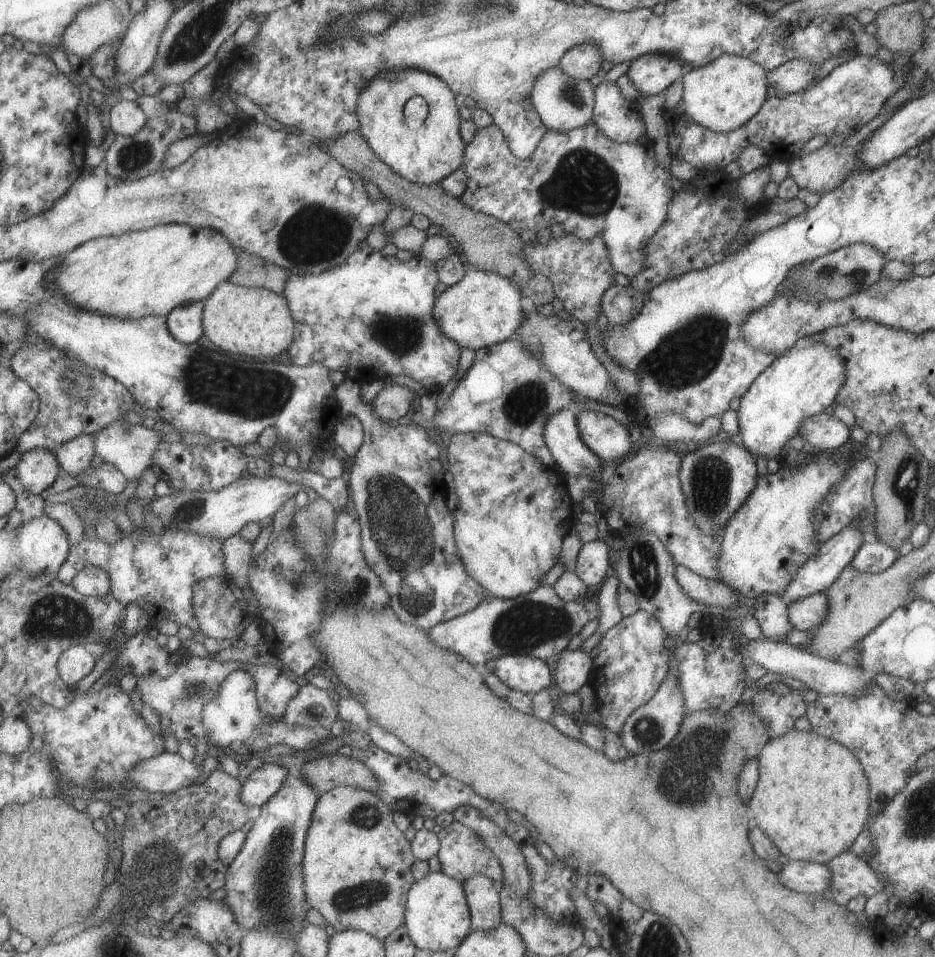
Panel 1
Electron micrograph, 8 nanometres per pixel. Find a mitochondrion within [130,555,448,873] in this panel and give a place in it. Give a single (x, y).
(366, 817)

